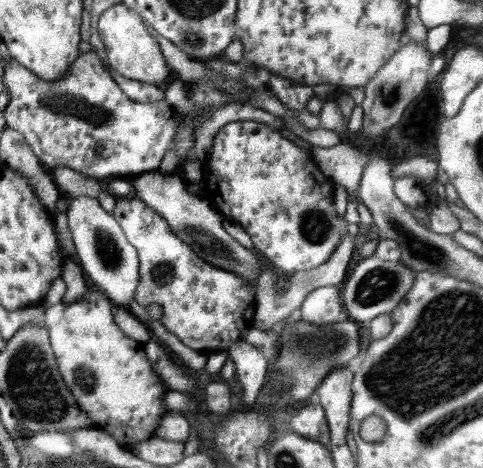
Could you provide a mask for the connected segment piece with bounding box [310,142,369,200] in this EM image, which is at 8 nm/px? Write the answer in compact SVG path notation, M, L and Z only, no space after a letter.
M345 143L330 148L311 146L316 166L329 175L333 184L341 184L349 194L348 200L358 200L357 190L369 158L361 150Z

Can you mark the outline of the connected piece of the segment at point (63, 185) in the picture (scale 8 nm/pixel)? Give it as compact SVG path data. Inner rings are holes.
M68 167L52 168L50 174L57 187L68 193L71 198L76 198L77 196L97 198L102 191L95 178L81 175Z

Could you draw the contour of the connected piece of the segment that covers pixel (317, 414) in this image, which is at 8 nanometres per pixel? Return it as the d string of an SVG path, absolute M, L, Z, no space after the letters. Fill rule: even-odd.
M316 401L298 410L298 414L290 420L292 430L308 440L330 446L330 431L325 417L325 411Z

